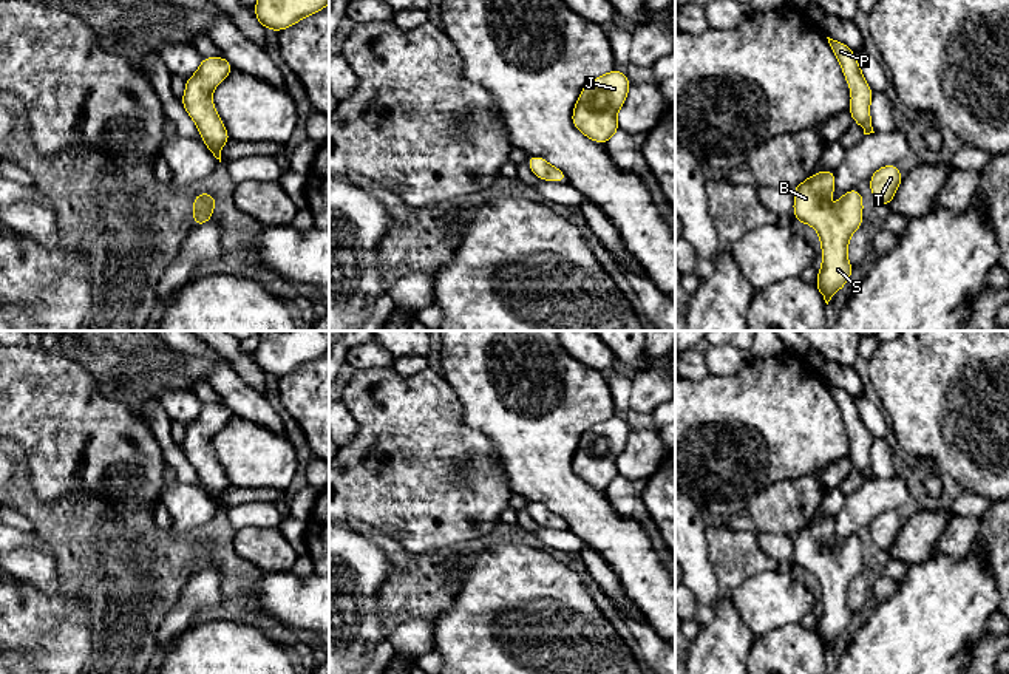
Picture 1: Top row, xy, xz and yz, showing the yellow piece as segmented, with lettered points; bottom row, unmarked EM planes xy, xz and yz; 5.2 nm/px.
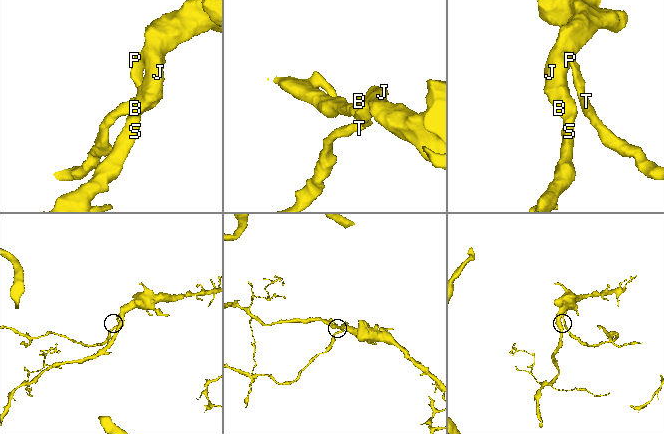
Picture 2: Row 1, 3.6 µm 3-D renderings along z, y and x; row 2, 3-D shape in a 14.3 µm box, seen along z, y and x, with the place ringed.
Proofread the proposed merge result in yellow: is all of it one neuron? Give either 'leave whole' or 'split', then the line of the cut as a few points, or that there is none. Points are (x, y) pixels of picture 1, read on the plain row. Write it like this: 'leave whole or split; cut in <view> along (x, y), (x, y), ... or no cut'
leave whole; no cut

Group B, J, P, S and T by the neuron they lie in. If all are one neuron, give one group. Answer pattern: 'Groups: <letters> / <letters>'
Groups: B J P S T

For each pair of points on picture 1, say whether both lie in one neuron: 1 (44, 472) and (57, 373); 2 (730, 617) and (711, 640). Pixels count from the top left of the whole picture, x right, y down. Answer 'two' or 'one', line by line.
1: one
2: one

